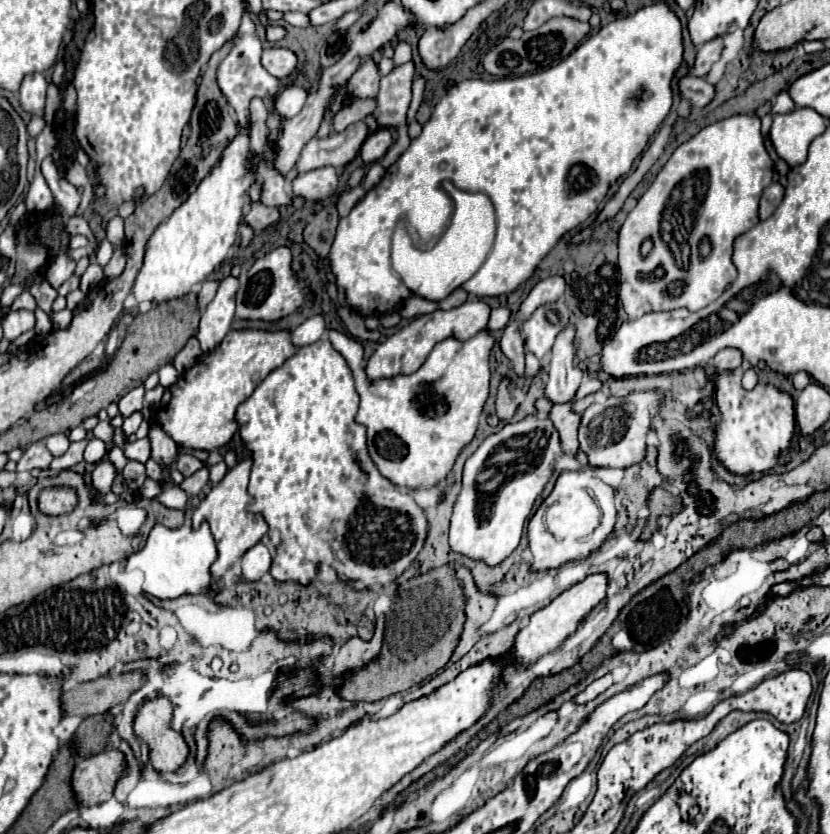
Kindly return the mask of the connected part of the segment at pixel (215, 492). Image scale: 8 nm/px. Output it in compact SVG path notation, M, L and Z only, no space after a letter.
M244 458L238 462L210 492L208 496L196 506L192 514L192 526L196 522L200 524L202 520L208 522L216 548L218 548L218 560L210 566L210 576L212 578L222 578L224 572L228 572L240 558L242 554L252 548L260 538L266 534L266 522L260 514L254 514L248 508L248 476L250 476L250 458Z

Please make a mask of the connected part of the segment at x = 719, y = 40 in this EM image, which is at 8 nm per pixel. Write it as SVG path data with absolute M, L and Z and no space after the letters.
M716 36L716 38L708 40L704 46L700 46L698 54L696 54L696 60L694 60L692 74L704 78L710 72L712 64L718 62L718 58L722 54L722 48L724 48L724 38L722 36Z

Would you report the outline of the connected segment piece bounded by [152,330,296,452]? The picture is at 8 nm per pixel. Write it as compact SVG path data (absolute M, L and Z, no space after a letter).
M230 330L216 350L208 352L192 368L184 370L178 376L176 384L172 384L164 390L164 396L160 400L160 412L156 412L156 416L154 416L156 422L152 422L152 424L160 426L182 448L210 452L214 448L226 446L238 430L238 424L234 422L236 408L242 402L246 402L246 398L250 398L250 394L254 392L254 386L258 382L262 382L262 378L266 378L266 374L270 374L270 370L282 366L282 362L286 362L286 358L290 358L290 354L294 354L294 350L296 348L290 342L290 332L286 332L286 330L284 332Z

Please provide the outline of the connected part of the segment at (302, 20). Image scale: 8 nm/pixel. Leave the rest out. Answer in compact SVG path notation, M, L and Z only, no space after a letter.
M286 12L286 14L282 16L282 20L286 20L286 22L292 24L292 26L298 26L298 28L310 26L310 24L308 24L308 18L306 18L304 14L298 14L298 12Z

